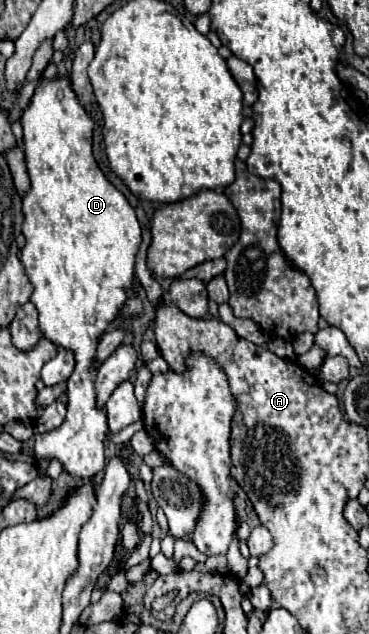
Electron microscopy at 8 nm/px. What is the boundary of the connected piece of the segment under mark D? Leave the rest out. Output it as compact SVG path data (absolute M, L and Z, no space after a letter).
M40 80L28 108L22 116L24 126L24 152L26 166L30 174L30 192L24 196L24 224L22 232L26 236L26 246L22 248L22 266L34 286L32 304L38 308L39 328L42 334L58 348L74 352L74 372L66 384L66 420L60 428L36 434L34 456L58 458L74 478L90 480L104 468L104 438L108 432L108 420L102 408L96 406L94 378L98 366L94 366L96 348L100 336L116 320L120 308L128 298L128 288L134 282L134 258L142 242L140 224L136 220L134 208L128 204L126 196L110 184L110 180L98 168L92 156L92 128L94 122L84 106L78 102L68 80Z

